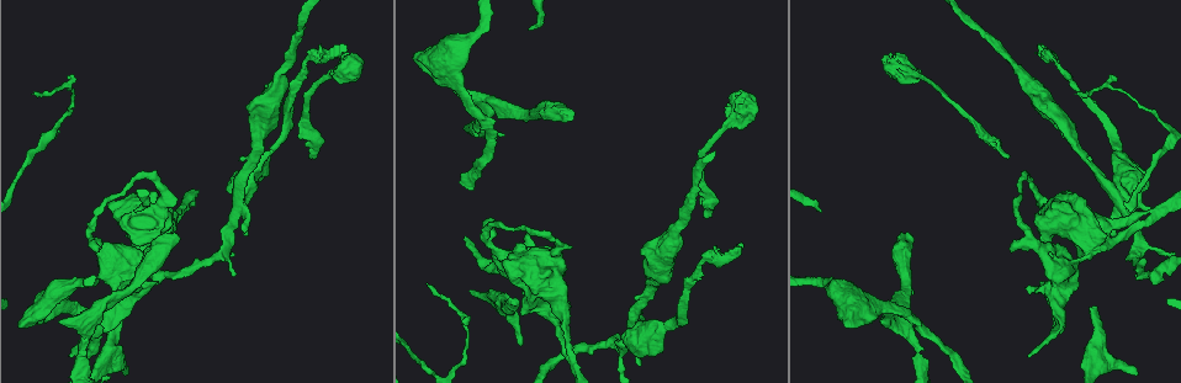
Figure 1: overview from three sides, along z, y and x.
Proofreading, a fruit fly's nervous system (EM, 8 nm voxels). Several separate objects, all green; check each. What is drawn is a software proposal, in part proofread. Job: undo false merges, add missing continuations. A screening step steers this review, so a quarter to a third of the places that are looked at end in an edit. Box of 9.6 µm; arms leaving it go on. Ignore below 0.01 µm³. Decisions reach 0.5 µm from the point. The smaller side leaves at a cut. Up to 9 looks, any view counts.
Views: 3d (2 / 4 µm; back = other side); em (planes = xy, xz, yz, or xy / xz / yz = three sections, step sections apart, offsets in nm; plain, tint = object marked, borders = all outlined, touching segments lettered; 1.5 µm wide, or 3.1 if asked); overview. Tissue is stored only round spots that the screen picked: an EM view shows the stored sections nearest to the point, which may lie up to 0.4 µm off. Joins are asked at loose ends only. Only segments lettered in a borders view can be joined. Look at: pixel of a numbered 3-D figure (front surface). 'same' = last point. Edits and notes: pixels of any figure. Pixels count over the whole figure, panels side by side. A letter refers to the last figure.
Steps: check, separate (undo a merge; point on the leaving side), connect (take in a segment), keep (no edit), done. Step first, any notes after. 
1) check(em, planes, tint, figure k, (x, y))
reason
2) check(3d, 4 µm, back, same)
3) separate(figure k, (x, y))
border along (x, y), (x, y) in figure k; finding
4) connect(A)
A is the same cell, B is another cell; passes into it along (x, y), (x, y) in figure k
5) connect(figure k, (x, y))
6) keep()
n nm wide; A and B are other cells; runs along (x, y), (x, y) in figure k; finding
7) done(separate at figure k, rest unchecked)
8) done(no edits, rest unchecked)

check(em, planes, tint, figure 1, (1005, 156))
an open end

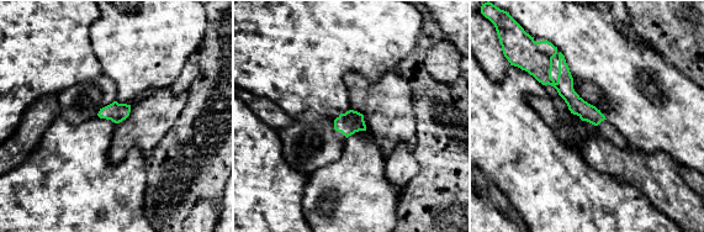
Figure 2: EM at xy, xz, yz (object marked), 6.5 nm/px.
check(em, planes, borders, same)
see the neighbours

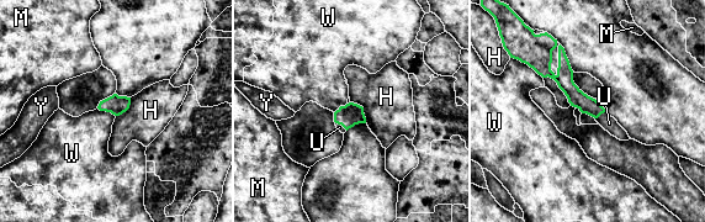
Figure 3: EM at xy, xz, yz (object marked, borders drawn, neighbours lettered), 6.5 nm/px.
connect(U)
U is the same cell, H, M, W and Y are other cells; passes into it along (586, 104), (600, 114), (609, 123) in figure 3; it goes on there

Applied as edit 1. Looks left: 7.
check(overview)
see it whole again

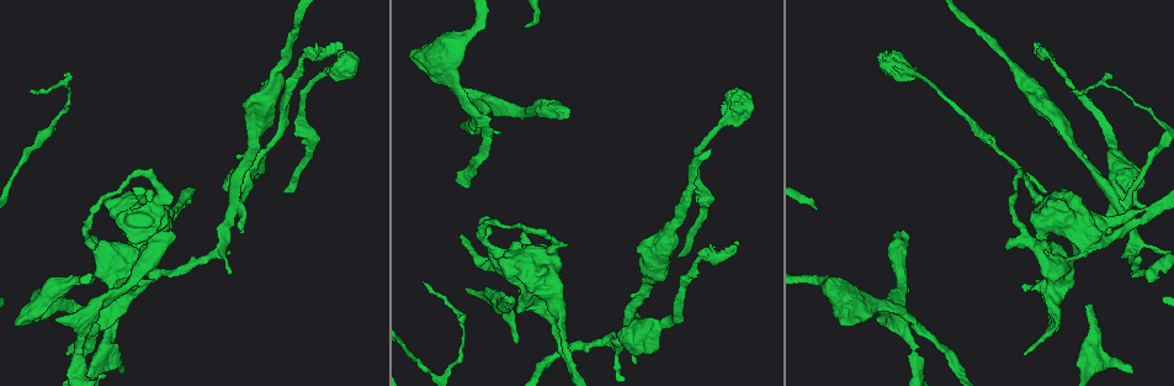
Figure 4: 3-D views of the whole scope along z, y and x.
check(3d, 2 µm, back, figure 4, (340, 50))
free end

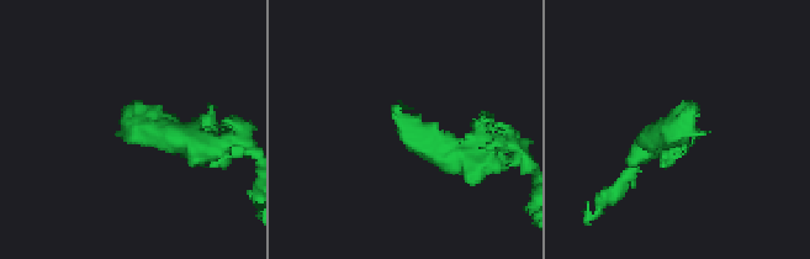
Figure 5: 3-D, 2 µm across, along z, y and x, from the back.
check(em, planes, borders, figure 5, (701, 134))

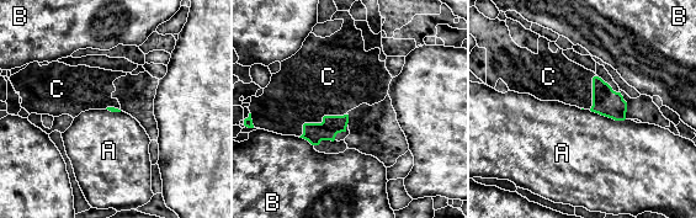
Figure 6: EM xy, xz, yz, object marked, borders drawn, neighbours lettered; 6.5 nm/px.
connect(C)
C touches over 340 nm; C is the same cell, A and B are other cells; passes into it along (314, 133), (319, 123), (309, 86) in figure 6; it goes on there

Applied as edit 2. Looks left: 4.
check(em, planes, tint, figure 4, (910, 317))
a fork

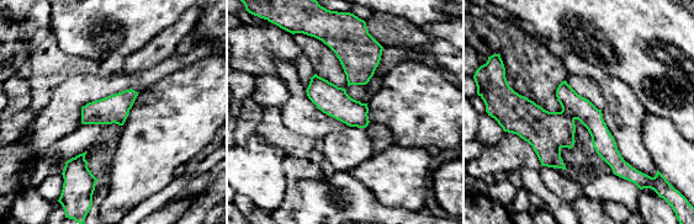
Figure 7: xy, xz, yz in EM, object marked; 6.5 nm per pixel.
check(em, planes, borders, same)

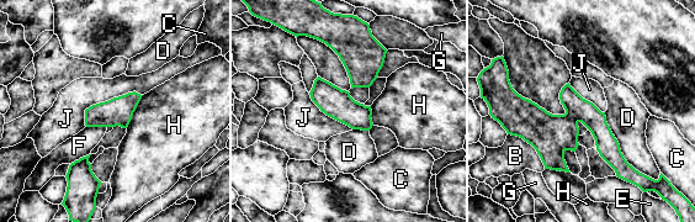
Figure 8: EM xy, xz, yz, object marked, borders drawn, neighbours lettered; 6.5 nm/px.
separate(figure 8, (551, 135))
B, C, D, E, F, G, H and J are other cells; border along (566, 112), (577, 122) in figure 8; two cells meet here

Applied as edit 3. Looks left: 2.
done(connect at figure 3, connect at figure 6, separate at figure 8, rest unchecked)

